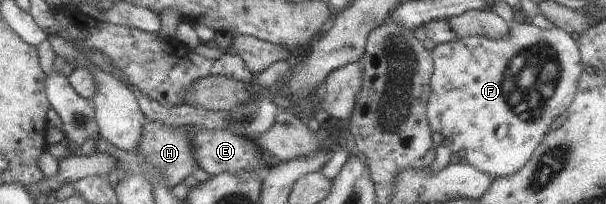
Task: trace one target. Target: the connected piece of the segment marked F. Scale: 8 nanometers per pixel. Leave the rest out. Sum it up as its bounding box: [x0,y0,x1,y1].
[425,20,583,179]

